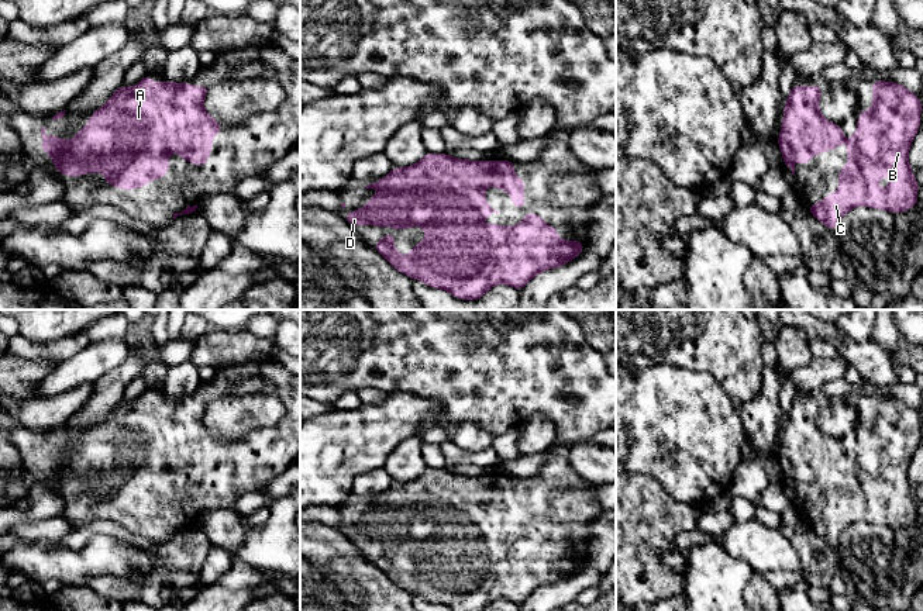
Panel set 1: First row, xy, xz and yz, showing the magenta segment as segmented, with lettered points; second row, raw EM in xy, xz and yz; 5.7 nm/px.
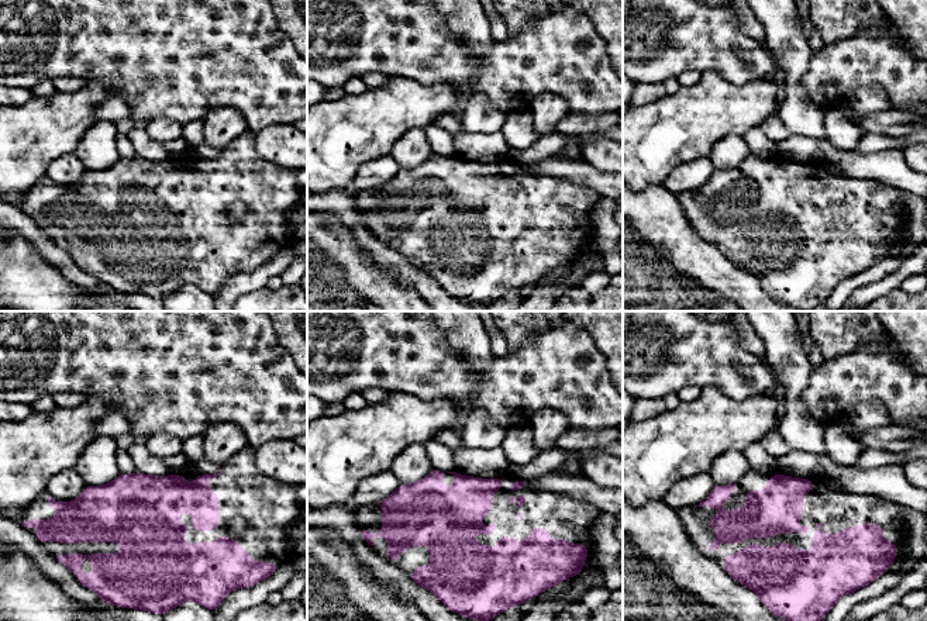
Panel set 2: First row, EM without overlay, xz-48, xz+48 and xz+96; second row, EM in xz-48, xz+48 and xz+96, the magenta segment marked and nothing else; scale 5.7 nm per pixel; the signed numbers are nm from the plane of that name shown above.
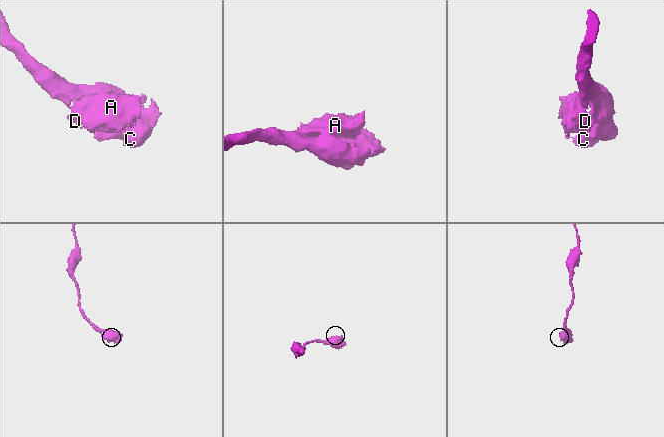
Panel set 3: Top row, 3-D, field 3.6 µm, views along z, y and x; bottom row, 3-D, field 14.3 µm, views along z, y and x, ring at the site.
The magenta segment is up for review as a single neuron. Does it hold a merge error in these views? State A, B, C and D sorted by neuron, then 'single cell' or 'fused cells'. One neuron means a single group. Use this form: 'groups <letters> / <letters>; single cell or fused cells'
groups A B C D; single cell

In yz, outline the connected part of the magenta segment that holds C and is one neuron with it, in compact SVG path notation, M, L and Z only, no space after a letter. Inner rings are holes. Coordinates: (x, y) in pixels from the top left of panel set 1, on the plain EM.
M872 397L871 405L872 424L869 427L862 425L858 431L857 446L847 459L850 476L838 490L840 504L834 510L824 511L822 519L813 518L807 522L810 529L833 548L837 546L841 531L857 521L882 524L898 529L919 519L916 507L920 500L913 493L907 469L920 443L920 414L895 397ZM886 473L889 474L889 504L878 505L875 500L884 493Z

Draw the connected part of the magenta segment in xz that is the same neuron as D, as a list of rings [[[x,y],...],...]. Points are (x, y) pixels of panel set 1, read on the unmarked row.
[[[427,467],[426,472],[419,477],[414,479],[409,483],[393,483],[388,491],[385,491],[383,494],[365,501],[366,504],[376,504],[376,505],[382,505],[382,510],[376,510],[373,512],[369,512],[369,518],[364,522],[359,524],[354,528],[349,529],[344,529],[344,535],[351,541],[351,542],[357,542],[357,541],[395,541],[397,543],[397,546],[404,545],[406,542],[420,542],[423,541],[426,543],[426,555],[423,558],[420,558],[419,560],[413,562],[410,565],[410,570],[407,573],[404,573],[403,570],[400,570],[396,563],[392,560],[396,549],[389,549],[386,552],[383,552],[380,556],[378,556],[376,559],[373,559],[372,562],[382,569],[386,576],[399,587],[402,587],[403,590],[411,593],[411,594],[419,594],[421,597],[424,597],[428,603],[435,603],[435,604],[441,604],[445,605],[448,608],[451,608],[452,611],[483,611],[489,604],[492,604],[493,601],[503,598],[507,600],[510,603],[519,604],[521,605],[534,591],[537,591],[540,587],[543,586],[548,586],[548,584],[554,584],[554,583],[559,583],[568,577],[571,577],[572,574],[575,574],[585,563],[585,558],[579,558],[579,556],[561,556],[555,542],[551,541],[545,541],[545,538],[543,536],[543,534],[538,529],[533,529],[526,527],[526,534],[523,538],[517,539],[516,542],[510,543],[506,541],[486,541],[483,538],[476,538],[476,534],[482,534],[482,532],[489,532],[492,528],[500,528],[500,527],[495,527],[492,521],[485,518],[485,503],[486,501],[493,501],[497,503],[503,507],[509,505],[510,507],[510,512],[513,517],[513,524],[523,524],[524,522],[524,494],[519,494],[514,489],[514,477],[512,476],[504,476],[500,474],[499,477],[490,477],[490,476],[465,476],[465,474],[457,474],[452,473],[447,469],[430,469]]]

